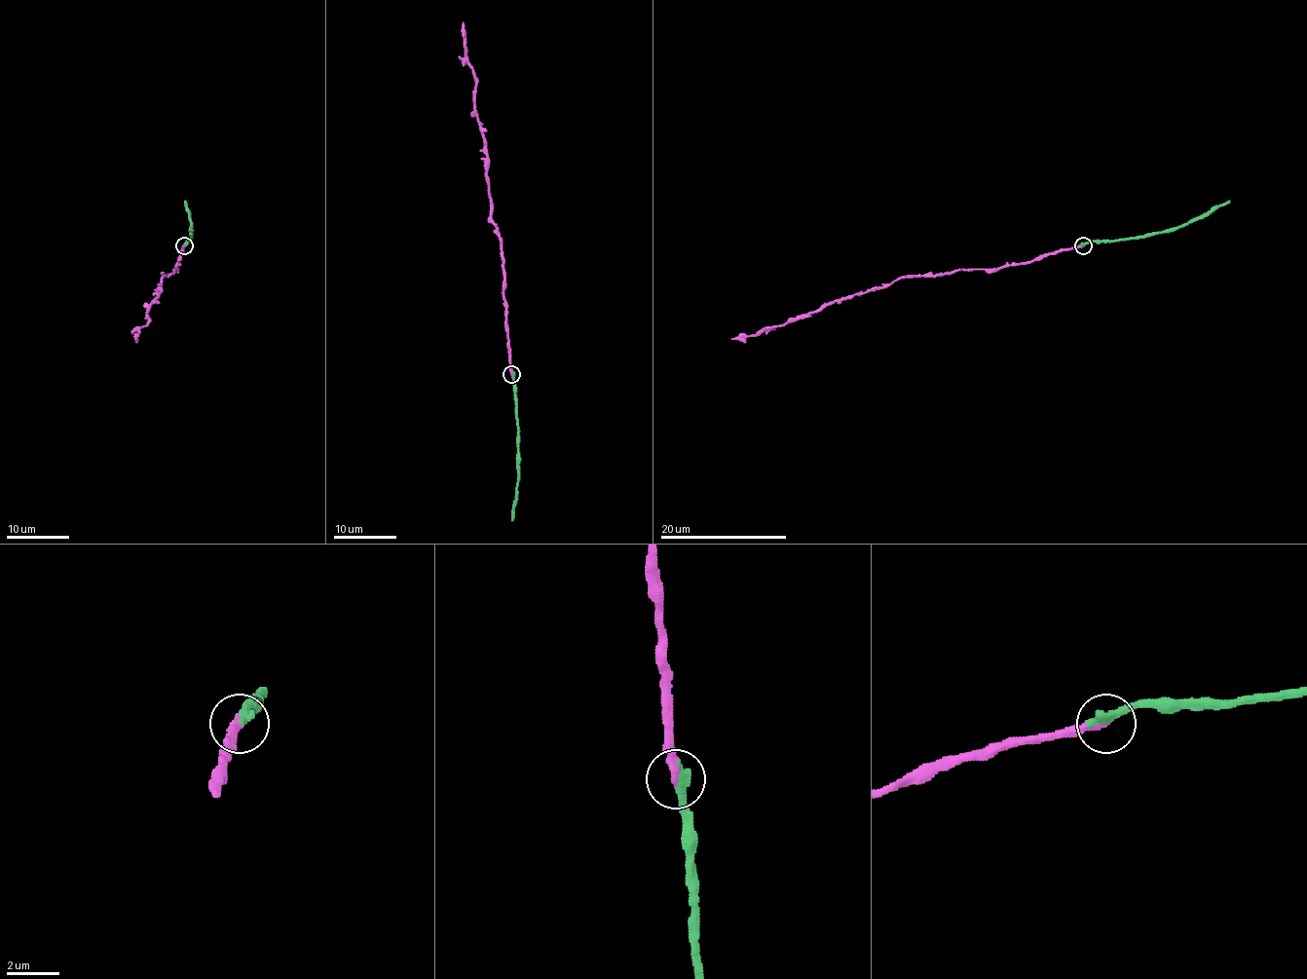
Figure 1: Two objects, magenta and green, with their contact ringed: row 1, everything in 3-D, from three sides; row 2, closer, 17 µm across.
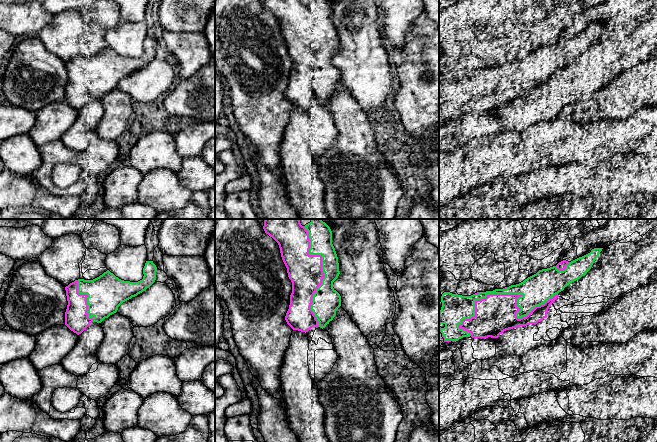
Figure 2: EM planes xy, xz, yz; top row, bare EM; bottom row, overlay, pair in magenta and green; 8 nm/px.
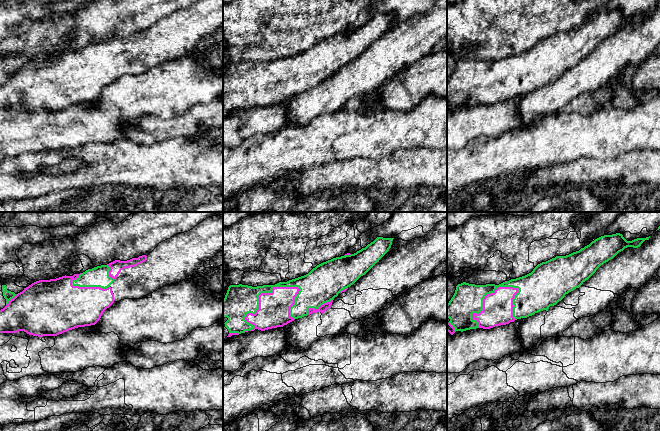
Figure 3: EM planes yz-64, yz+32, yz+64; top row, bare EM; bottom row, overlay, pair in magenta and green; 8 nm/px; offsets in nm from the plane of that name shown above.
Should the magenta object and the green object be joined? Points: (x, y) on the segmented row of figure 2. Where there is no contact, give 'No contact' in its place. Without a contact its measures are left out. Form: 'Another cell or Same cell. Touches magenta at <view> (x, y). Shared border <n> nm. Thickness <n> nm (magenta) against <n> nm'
Another cell. Touches magenta at yz (512, 294). Shared border 850 nm. Thickness 320 nm (magenta) against 240 nm

